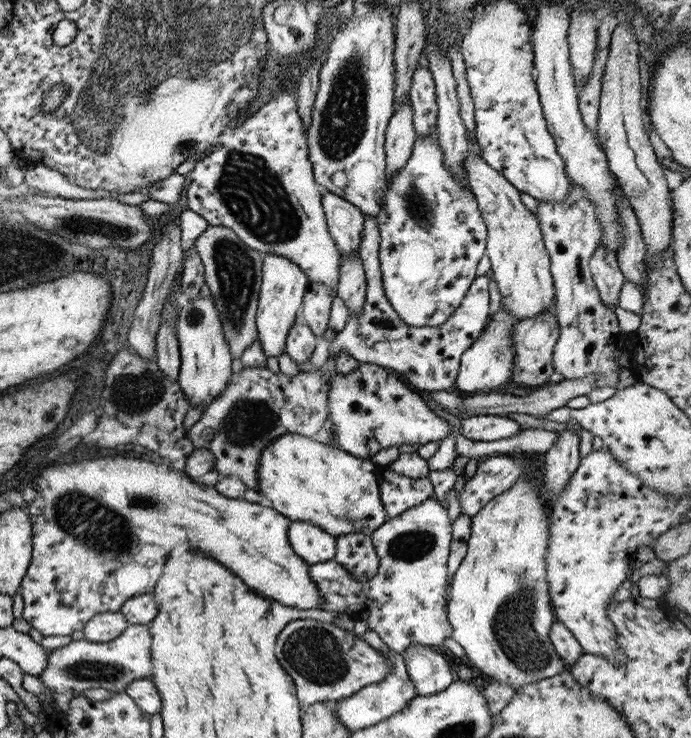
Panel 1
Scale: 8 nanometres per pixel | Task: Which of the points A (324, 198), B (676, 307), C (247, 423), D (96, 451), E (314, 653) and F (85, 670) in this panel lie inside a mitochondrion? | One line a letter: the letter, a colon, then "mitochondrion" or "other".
A: other
B: other
C: mitochondrion
D: other
E: mitochondrion
F: mitochondrion

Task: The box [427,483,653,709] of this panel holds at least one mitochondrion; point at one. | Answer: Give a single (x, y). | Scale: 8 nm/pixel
(513, 624)

